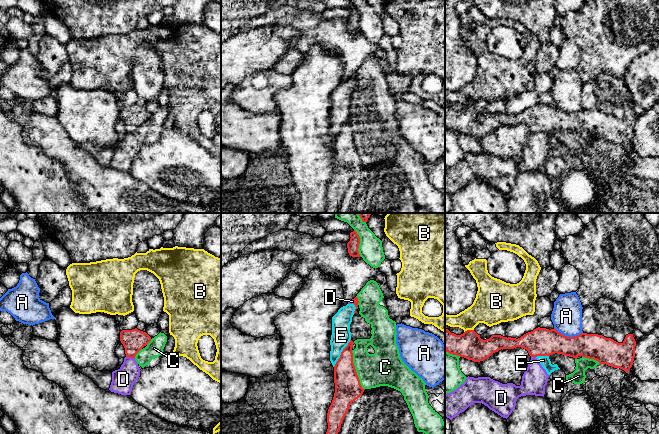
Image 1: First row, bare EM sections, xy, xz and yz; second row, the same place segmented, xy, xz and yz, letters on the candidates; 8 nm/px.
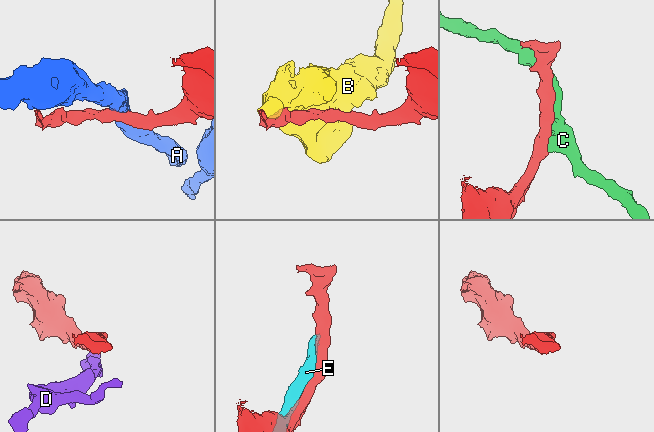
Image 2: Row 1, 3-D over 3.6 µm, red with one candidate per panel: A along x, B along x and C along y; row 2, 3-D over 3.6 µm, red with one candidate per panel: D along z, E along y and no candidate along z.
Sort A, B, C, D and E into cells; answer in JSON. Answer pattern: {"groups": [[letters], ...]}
{"groups": [["A"], ["B"], ["C"], ["D", "E"]]}

